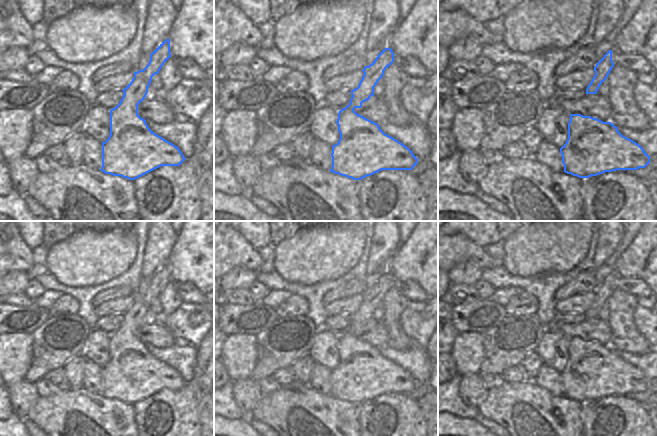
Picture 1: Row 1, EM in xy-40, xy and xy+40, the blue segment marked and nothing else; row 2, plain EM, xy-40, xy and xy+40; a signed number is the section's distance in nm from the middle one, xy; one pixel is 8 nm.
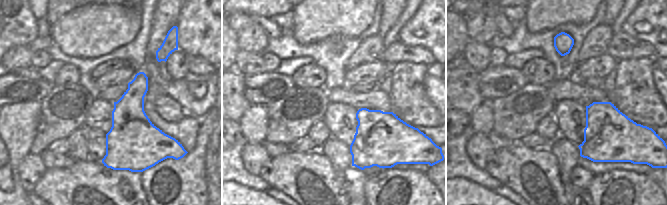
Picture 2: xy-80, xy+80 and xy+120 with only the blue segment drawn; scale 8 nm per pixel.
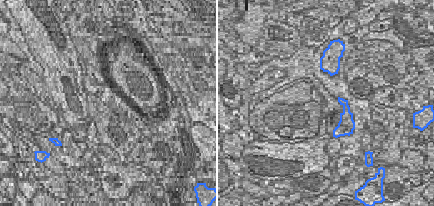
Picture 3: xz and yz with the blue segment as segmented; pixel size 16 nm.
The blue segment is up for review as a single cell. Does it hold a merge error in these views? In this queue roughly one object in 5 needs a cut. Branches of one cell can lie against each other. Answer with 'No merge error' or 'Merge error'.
No merge error.

